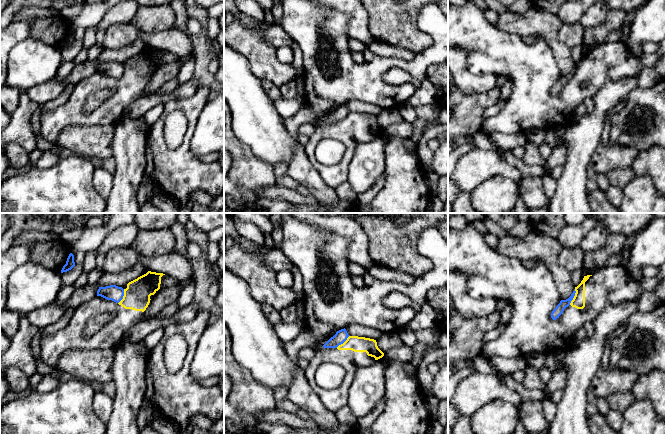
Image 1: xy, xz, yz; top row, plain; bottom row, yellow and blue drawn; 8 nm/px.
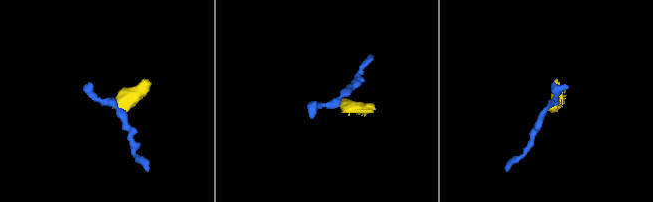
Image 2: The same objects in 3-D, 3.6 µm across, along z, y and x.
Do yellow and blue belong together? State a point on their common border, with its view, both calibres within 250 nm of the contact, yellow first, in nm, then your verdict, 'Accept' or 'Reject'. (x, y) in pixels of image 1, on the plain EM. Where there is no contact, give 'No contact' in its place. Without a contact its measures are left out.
Touches yellow at yz (574, 73). Thickness 100 nm (yellow) against 70 nm. Reject

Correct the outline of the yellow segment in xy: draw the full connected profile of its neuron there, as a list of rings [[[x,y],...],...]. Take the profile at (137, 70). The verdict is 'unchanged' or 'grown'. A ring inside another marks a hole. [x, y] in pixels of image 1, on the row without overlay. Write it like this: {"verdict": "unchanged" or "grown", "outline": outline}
{"verdict": "grown", "outline": [[[148,47],[129,58],[119,79],[95,72],[76,83],[65,104],[40,114],[42,137],[57,144],[58,135],[68,126],[117,124],[124,117],[124,110],[140,97],[150,79],[150,72],[160,65],[163,51]],[[103,89],[108,89],[111,94],[97,109],[86,113],[87,98]]]}

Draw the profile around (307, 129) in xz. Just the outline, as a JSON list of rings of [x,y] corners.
[[[304,123],[299,126],[298,134],[303,134],[306,136],[310,136],[315,130],[315,126],[313,123]]]

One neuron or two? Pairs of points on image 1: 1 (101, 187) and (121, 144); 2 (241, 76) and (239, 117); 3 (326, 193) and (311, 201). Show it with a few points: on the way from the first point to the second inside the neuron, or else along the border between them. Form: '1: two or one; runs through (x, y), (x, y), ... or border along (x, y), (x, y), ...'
1: two; border along (114, 175), (112, 188), (107, 198)
2: one; runs through (241, 86), (241, 107)
3: two; border along (310, 194), (318, 200)

